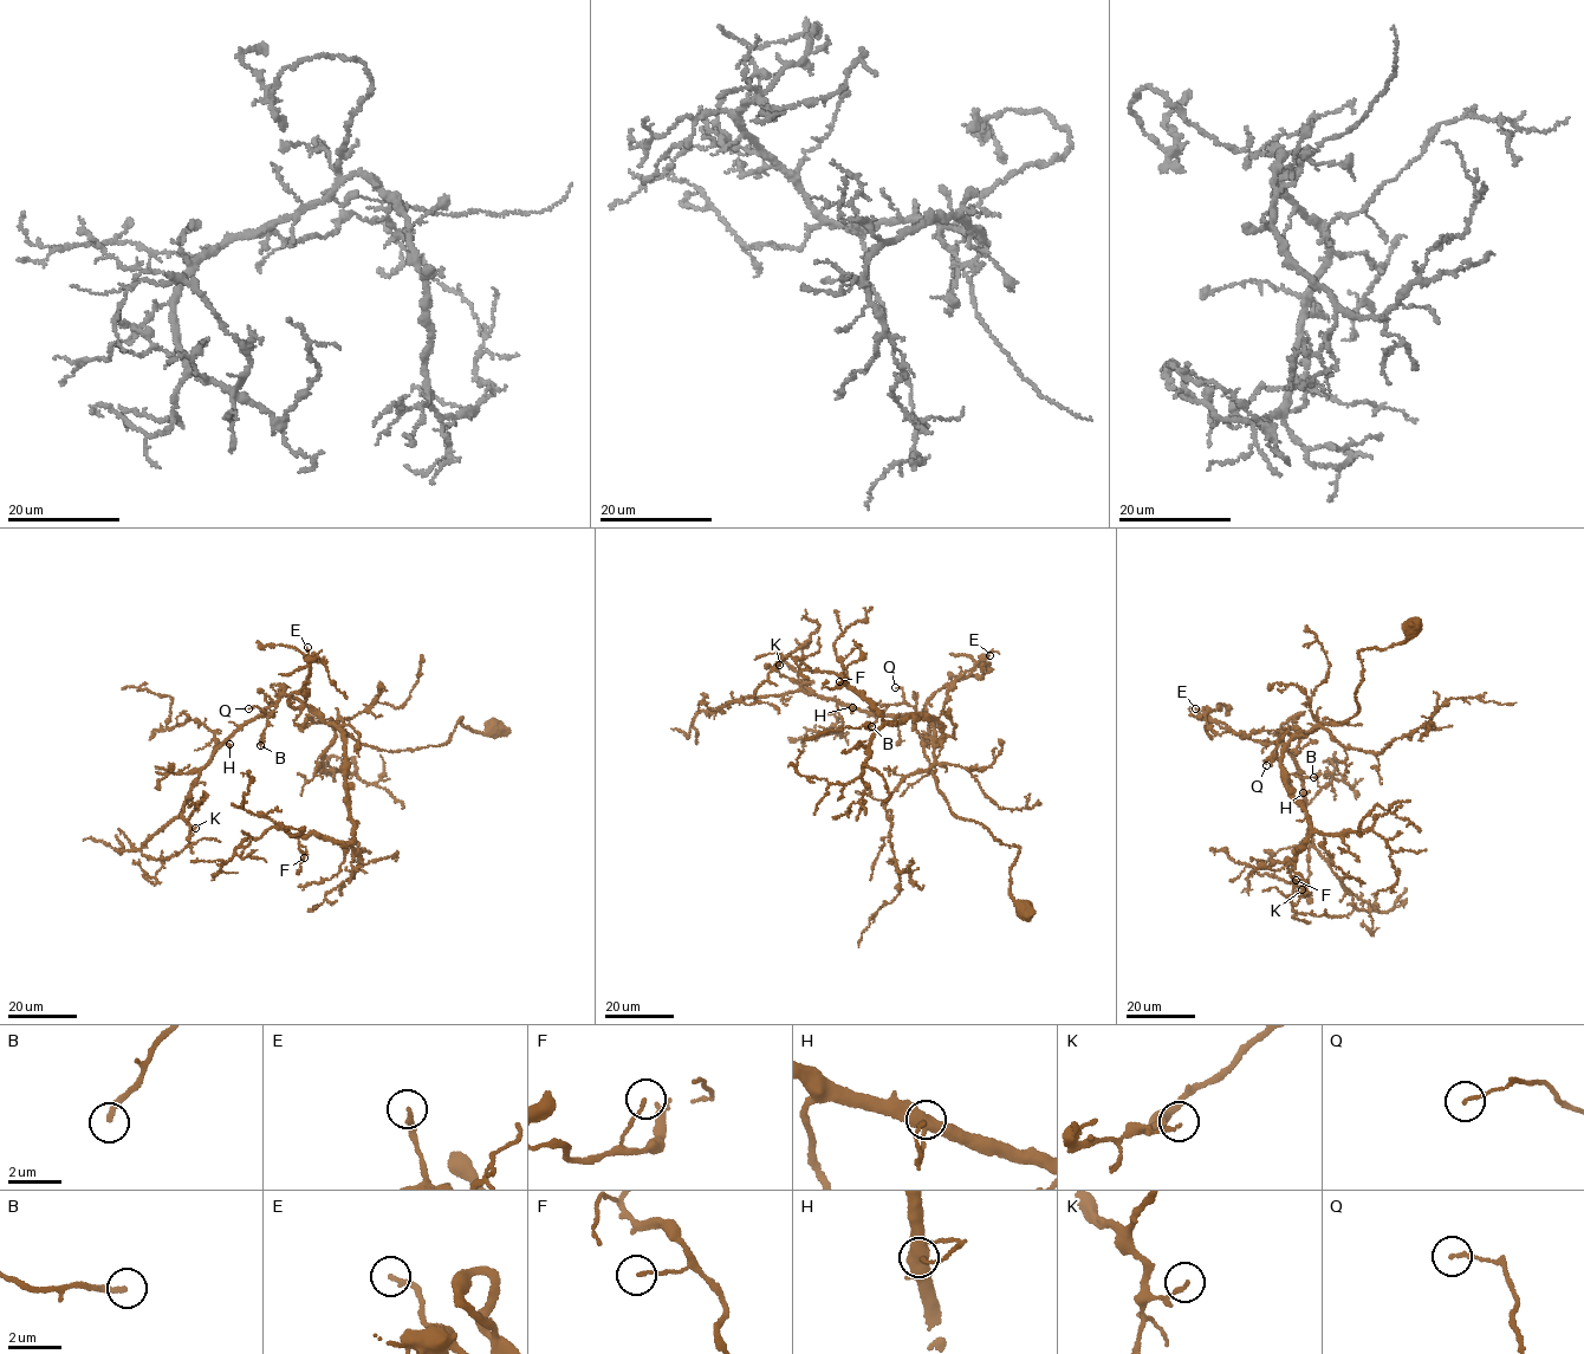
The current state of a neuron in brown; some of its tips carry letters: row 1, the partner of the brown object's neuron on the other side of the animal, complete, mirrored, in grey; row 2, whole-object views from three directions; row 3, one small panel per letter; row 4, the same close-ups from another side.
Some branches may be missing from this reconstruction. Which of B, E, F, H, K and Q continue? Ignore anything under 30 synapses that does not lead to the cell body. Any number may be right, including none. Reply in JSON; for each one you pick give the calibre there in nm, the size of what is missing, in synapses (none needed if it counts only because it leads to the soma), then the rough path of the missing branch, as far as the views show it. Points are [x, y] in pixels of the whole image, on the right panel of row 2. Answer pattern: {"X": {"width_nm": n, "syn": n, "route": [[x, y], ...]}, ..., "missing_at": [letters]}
{"missing_at": []}

